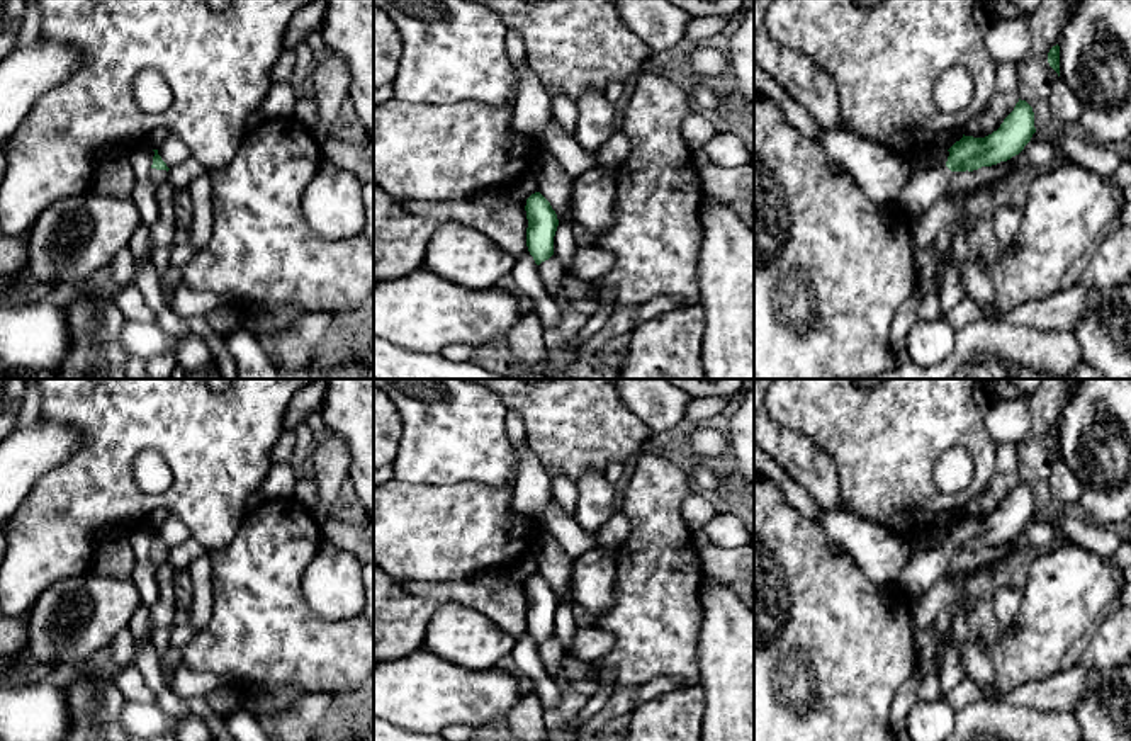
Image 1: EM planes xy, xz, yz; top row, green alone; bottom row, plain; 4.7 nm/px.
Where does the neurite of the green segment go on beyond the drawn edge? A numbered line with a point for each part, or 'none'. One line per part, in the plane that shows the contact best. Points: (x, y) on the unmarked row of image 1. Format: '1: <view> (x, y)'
1: xy (158, 558)

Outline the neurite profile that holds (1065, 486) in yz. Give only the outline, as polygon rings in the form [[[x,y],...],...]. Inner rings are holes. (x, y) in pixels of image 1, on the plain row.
[[[1063,459],[1053,462],[1048,486],[1053,498],[1061,503],[1078,503],[1082,498],[1080,479]]]

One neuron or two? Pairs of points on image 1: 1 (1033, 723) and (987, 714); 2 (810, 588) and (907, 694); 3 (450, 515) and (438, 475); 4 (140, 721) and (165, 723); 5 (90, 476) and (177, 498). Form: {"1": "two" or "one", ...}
{"1": "one", "2": "two", "3": "two", "4": "one", "5": "one"}

